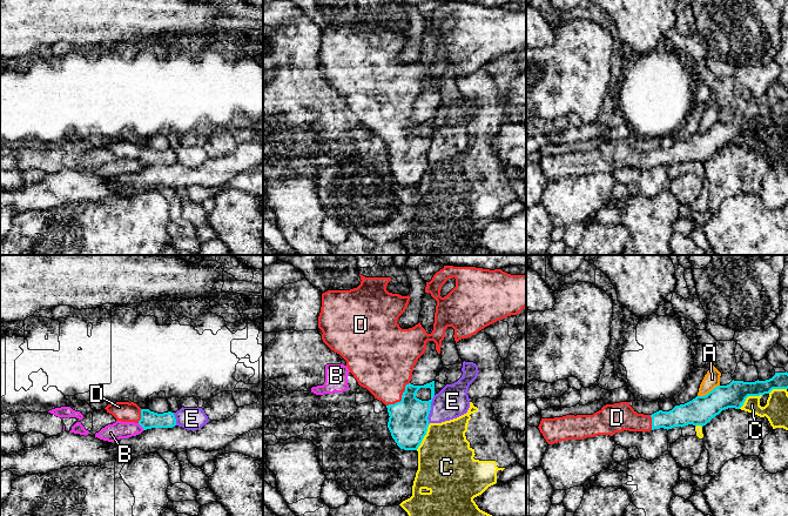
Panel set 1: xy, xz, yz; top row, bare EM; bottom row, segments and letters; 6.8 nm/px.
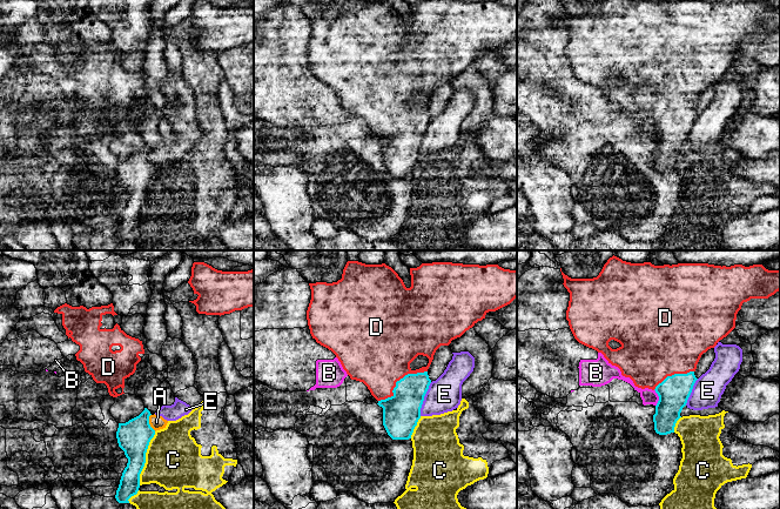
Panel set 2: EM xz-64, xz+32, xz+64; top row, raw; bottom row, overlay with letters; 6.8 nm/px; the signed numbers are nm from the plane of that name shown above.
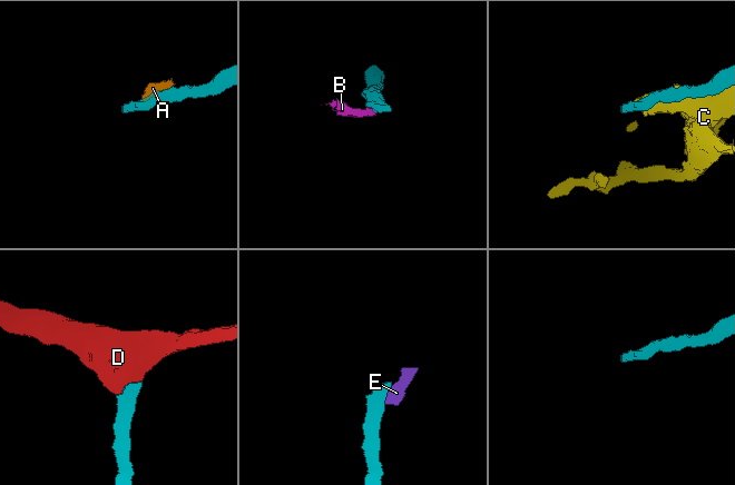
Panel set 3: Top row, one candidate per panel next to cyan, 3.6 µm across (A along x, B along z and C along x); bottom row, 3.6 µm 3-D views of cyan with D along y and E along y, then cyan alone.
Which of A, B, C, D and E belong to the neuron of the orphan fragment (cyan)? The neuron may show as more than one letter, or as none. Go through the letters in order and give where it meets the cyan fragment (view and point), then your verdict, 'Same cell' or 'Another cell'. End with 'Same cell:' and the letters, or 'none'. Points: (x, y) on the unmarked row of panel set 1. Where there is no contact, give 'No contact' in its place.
A: Touches cyan at yz (709, 128). Another cell
B: Touches cyan at xy (141, 162). Another cell
C: Touches cyan at xz (424, 172). Another cell
D: Touches cyan at xz (402, 135). Same cell
E: Touches cyan at xz (430, 146). Another cell
Same cell: D

